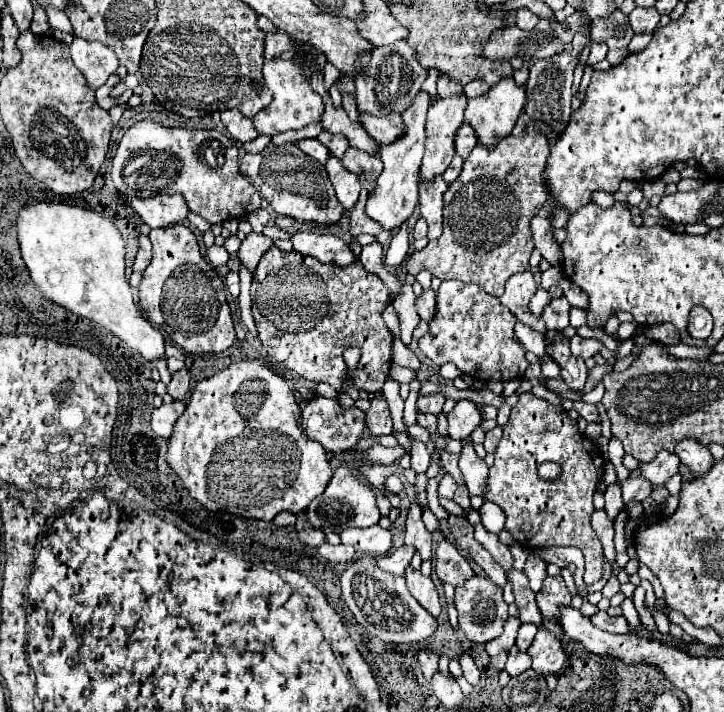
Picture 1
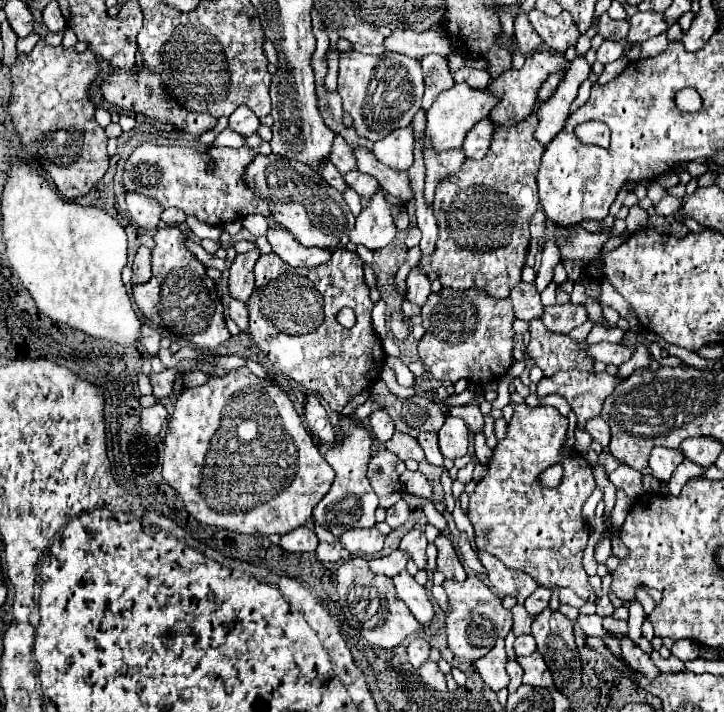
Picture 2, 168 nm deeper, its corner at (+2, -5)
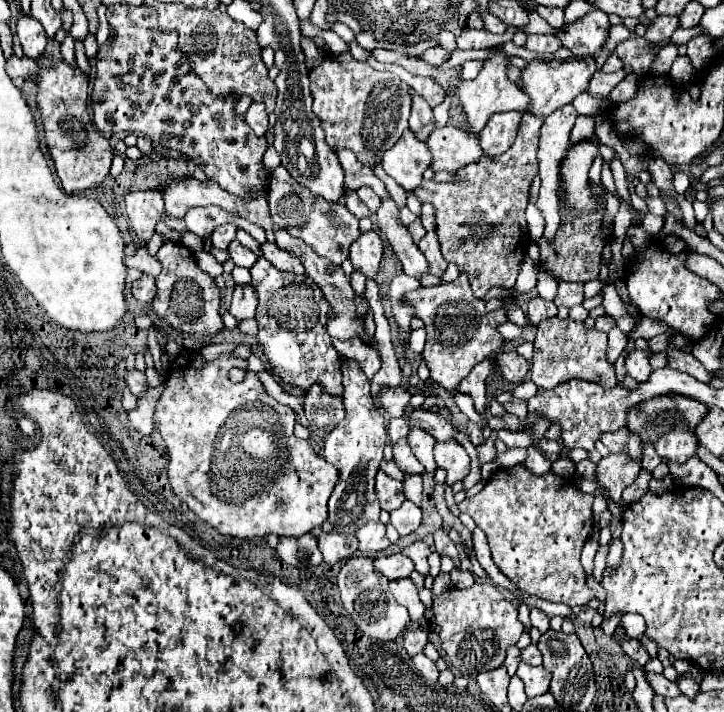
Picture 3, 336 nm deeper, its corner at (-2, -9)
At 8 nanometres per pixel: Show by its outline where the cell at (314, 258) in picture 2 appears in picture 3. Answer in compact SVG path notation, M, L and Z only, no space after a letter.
M264 243L264 245L260 245L260 251L262 251L262 255L264 255L278 271L304 273L304 265L302 265L296 257L292 257L290 253L280 251L280 249L276 247L276 243Z

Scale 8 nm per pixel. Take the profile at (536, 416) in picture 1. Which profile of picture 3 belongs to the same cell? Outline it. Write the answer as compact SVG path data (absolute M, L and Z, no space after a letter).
M514 465L510 469L496 471L486 487L478 495L458 503L458 509L468 513L476 521L476 525L486 531L494 563L512 583L516 583L520 591L552 603L564 603L574 607L586 605L588 599L594 597L594 591L586 587L584 569L580 563L580 551L594 523L592 501L594 497L584 495L578 487L574 487L572 481L566 481L554 473L536 477L524 465Z

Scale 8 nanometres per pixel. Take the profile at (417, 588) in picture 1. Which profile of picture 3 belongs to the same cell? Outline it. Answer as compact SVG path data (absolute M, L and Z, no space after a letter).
M396 579L396 581L390 581L390 591L394 595L394 599L404 605L410 613L410 619L412 621L418 621L422 619L426 607L422 605L422 601L418 599L418 589L414 587L414 583L410 579Z

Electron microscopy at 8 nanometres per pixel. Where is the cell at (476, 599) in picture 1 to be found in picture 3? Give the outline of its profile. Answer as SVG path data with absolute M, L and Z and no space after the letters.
M474 583L468 589L448 589L442 595L434 595L432 611L448 663L470 677L502 667L506 649L516 645L524 631L518 621L518 609L492 583Z

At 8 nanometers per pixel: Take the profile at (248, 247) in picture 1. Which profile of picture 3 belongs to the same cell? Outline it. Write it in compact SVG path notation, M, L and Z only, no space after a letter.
M236 287L234 297L230 303L230 313L236 321L252 319L256 313L256 299L254 299L254 287Z

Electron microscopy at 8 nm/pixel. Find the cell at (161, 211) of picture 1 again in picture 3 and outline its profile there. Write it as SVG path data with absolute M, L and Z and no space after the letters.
M134 191L126 195L126 215L130 229L142 241L154 235L154 227L164 213L164 201L158 191Z

